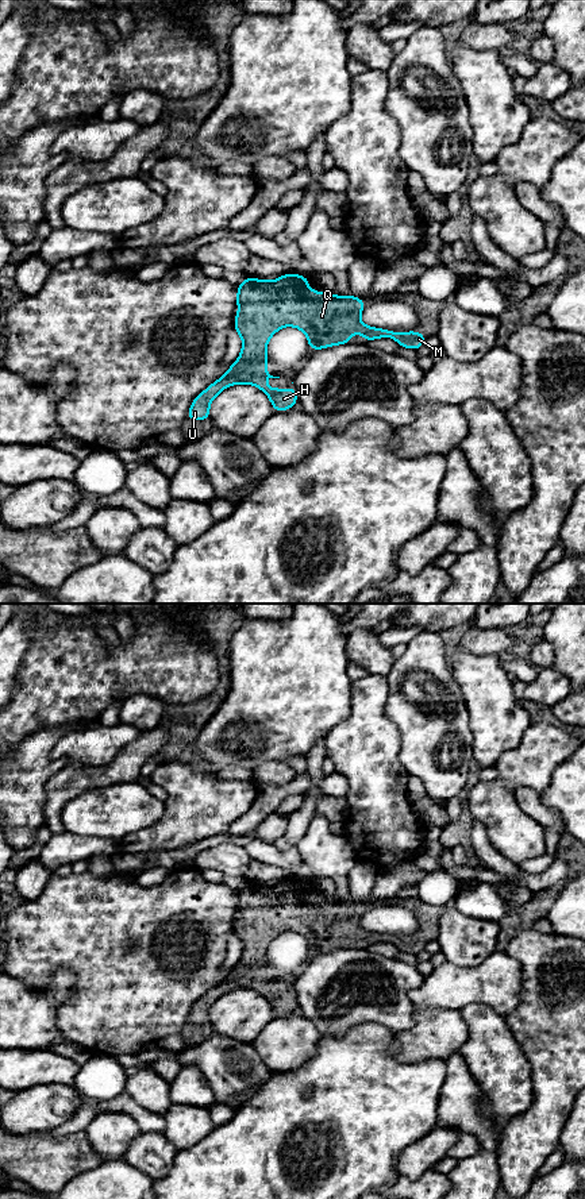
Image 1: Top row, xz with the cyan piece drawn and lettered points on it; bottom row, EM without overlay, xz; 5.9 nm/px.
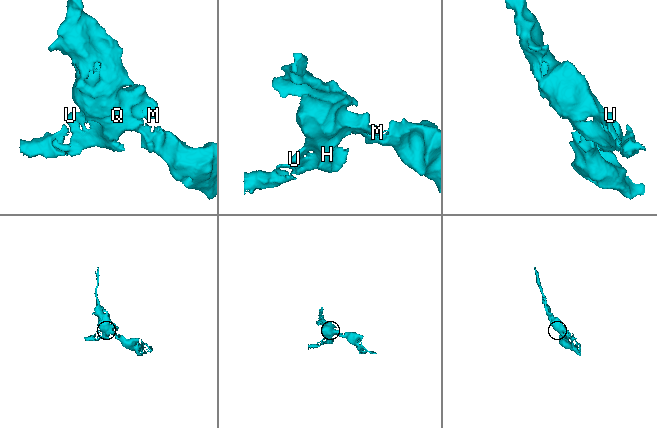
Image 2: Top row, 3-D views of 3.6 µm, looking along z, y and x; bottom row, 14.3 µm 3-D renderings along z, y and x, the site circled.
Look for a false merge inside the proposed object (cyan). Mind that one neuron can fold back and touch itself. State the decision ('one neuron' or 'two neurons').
one neuron

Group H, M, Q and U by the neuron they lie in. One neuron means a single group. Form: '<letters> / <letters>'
H M Q U

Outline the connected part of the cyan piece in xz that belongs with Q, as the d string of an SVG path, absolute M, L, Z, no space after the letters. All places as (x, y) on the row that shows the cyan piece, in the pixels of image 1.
M286 273L276 281L247 277L236 286L239 313L234 325L243 340L242 352L223 377L195 398L186 419L208 420L209 402L234 383L251 383L261 389L270 398L274 412L295 406L295 385L292 389L266 388L268 378L280 378L266 371L266 344L274 332L286 325L300 328L307 335L311 351L347 344L354 332L359 332L366 342L392 338L405 348L424 346L427 338L420 332L396 334L362 324L362 298L313 292L308 285L307 277Z

